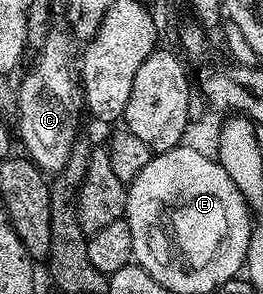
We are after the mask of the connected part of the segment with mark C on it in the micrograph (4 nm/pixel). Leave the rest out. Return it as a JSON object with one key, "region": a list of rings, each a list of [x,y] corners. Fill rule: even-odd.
{"region":[[[51,28],[46,40],[37,47],[38,59],[16,86],[16,138],[22,141],[25,157],[35,162],[47,175],[53,176],[64,168],[74,143],[79,141],[78,125],[84,119],[82,87],[76,66],[70,63],[72,38],[65,29]]]}

